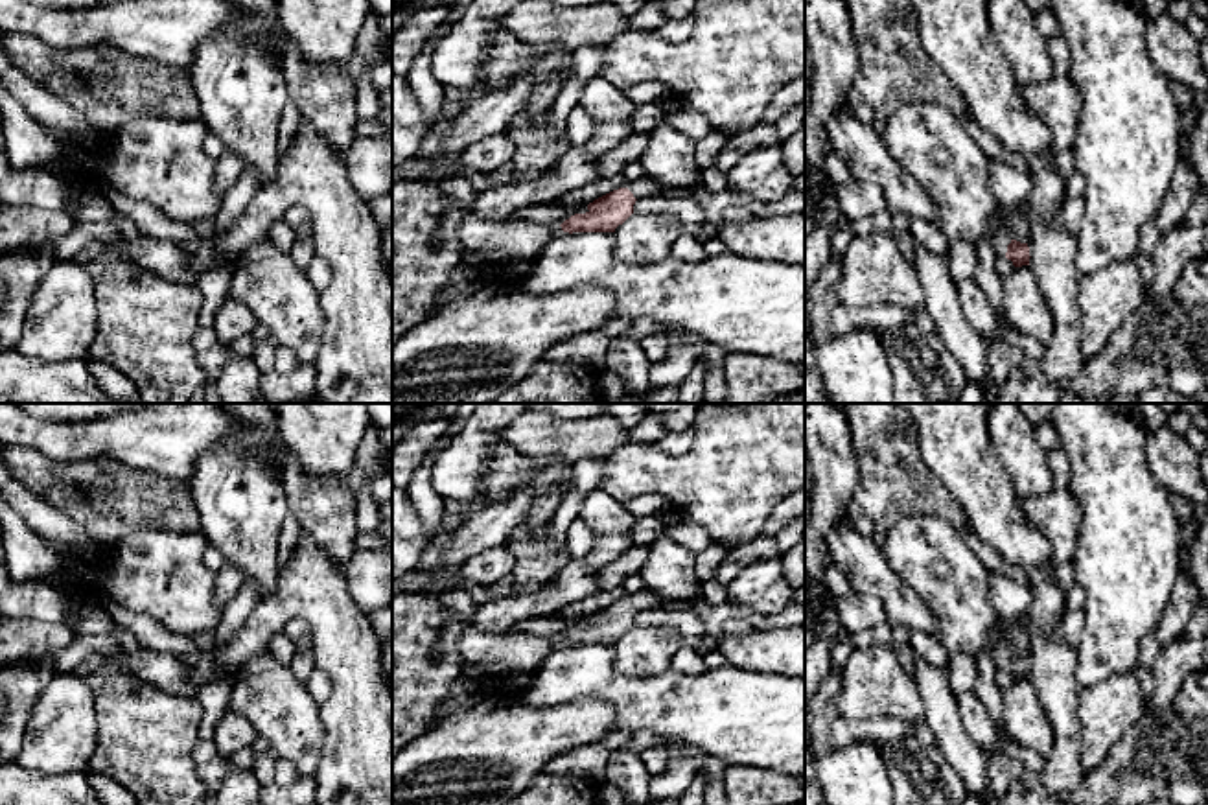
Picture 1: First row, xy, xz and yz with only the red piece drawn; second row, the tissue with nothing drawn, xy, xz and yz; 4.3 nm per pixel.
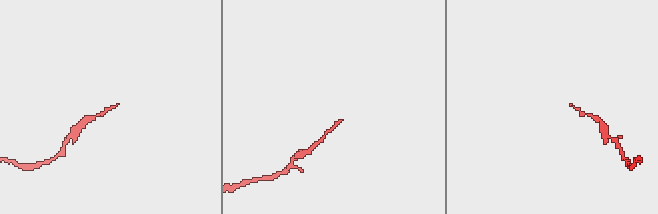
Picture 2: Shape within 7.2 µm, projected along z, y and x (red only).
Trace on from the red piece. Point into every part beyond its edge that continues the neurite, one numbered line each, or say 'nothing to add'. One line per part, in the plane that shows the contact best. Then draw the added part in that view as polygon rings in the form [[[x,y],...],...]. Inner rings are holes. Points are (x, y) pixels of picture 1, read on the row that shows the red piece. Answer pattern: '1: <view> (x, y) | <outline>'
1: yz (1002, 238) | [[[998,227],[996,236],[994,236],[994,252],[996,256],[1005,256],[1007,245],[1011,243],[1011,236],[1007,227]]]

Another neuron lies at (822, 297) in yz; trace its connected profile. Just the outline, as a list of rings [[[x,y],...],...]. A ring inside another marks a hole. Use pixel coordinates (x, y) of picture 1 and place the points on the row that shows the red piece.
[[[829,256],[808,291],[808,308],[812,322],[812,339],[821,343],[829,339],[827,317],[838,304],[836,286],[842,278],[843,258]]]

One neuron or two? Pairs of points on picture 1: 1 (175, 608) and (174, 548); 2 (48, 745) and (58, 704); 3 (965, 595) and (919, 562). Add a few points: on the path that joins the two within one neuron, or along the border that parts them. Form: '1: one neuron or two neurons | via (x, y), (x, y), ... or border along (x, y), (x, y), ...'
1: one neuron | via (175, 594), (175, 577), (183, 562)
2: one neuron | via (58, 735), (58, 713)
3: one neuron | via (954, 584), (930, 562)

